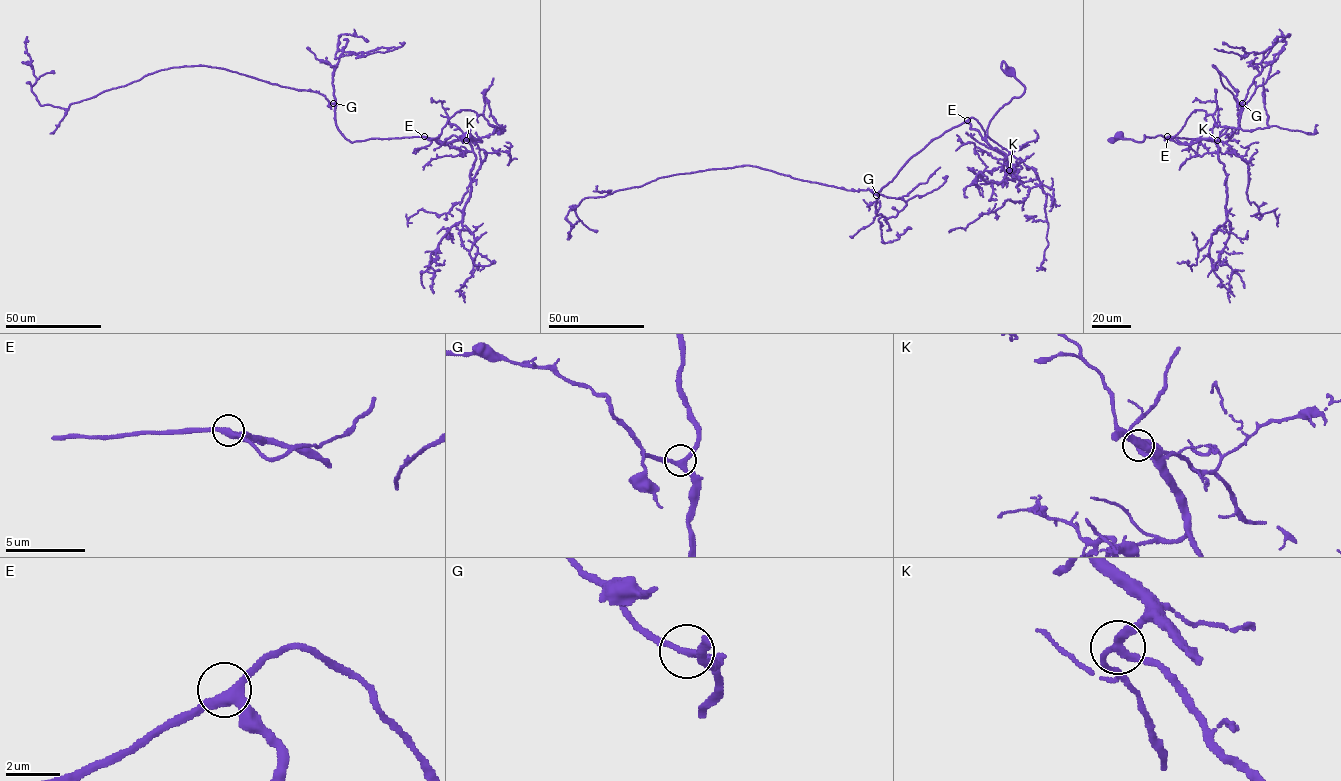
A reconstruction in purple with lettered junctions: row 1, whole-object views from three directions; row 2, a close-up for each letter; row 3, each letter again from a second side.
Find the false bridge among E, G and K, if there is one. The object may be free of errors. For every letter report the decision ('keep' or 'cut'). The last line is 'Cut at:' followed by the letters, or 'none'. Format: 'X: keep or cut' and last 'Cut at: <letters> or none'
E: keep
G: keep
K: keep
Cut at: none

